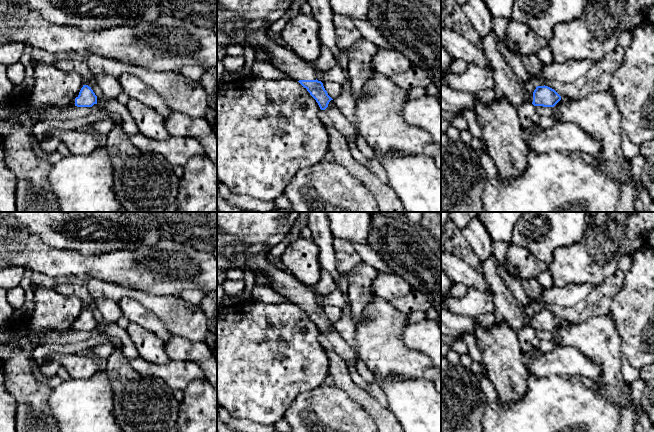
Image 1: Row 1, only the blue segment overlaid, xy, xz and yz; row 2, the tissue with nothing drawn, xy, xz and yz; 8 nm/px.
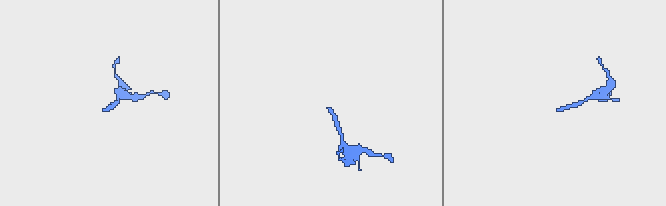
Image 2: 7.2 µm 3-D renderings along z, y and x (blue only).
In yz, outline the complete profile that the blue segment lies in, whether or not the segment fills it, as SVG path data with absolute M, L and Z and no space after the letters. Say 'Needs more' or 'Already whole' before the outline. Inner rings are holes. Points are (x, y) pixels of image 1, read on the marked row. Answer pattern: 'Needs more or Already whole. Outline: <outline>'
Needs more. Outline: M537 86L533 93L524 93L524 103L534 106L554 107L561 100L561 96L548 86Z

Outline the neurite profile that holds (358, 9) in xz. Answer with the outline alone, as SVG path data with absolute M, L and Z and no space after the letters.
M330 0L334 14L340 14L349 18L368 20L367 14L371 6L371 0Z

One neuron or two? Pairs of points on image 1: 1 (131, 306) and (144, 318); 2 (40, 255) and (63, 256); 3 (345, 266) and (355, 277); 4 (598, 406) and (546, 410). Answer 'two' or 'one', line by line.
1: one
2: one
3: two
4: one

